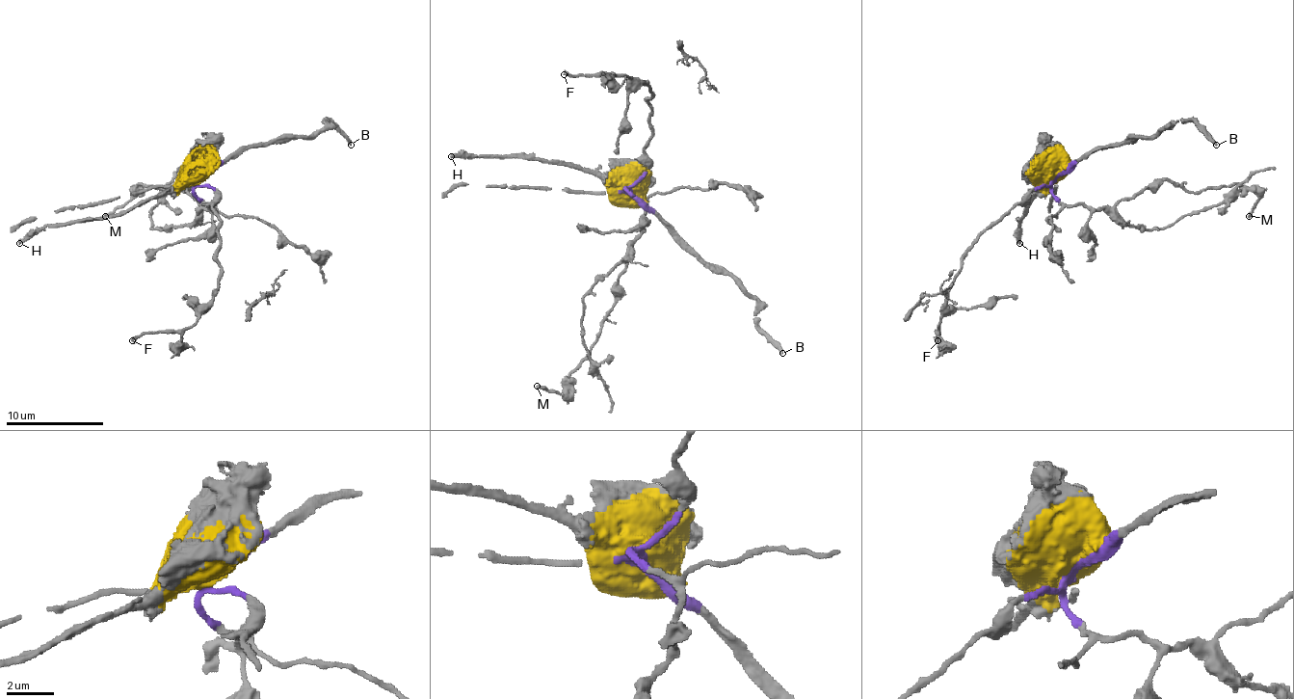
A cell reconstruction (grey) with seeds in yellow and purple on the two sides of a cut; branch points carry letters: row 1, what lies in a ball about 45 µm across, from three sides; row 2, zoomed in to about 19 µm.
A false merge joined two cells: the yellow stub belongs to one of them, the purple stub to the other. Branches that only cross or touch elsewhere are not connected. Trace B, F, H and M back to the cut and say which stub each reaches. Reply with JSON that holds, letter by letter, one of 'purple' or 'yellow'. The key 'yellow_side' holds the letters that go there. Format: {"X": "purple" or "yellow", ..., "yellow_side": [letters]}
{"B": "purple", "F": "purple", "H": "yellow", "M": "purple", "yellow_side": ["H"]}

